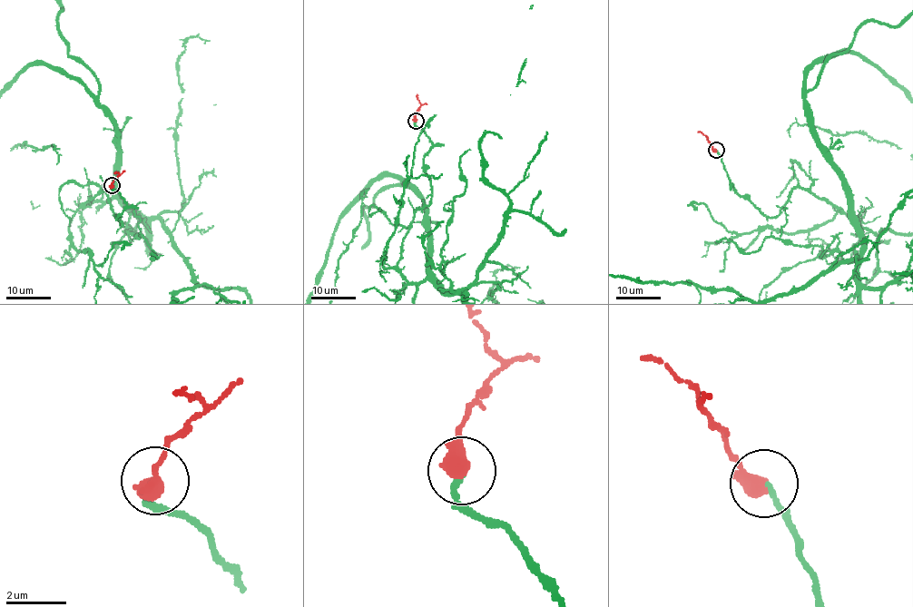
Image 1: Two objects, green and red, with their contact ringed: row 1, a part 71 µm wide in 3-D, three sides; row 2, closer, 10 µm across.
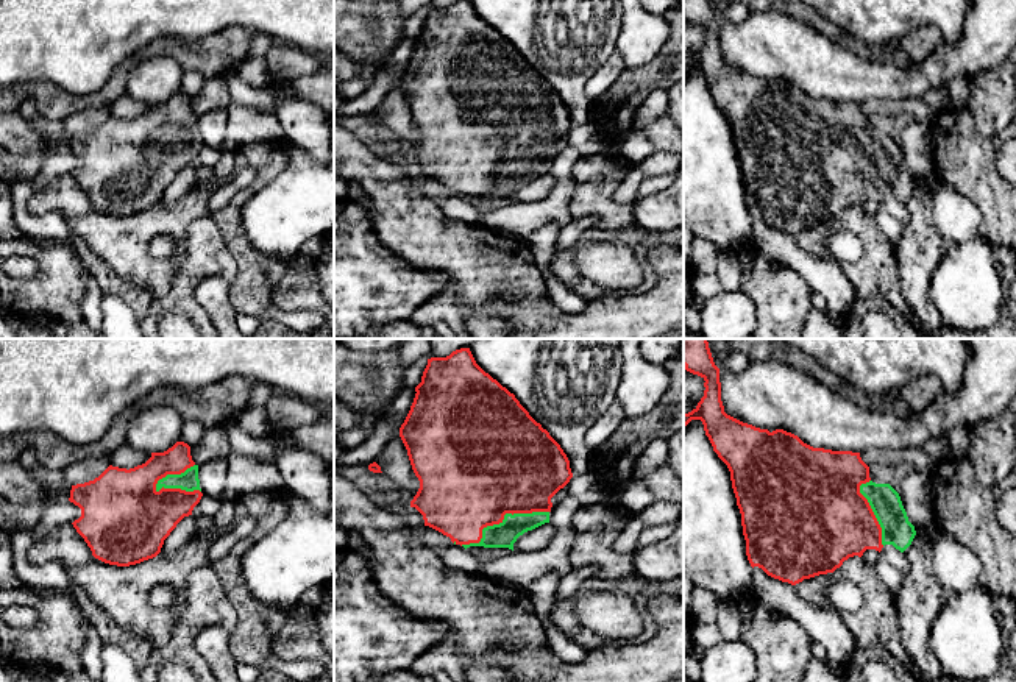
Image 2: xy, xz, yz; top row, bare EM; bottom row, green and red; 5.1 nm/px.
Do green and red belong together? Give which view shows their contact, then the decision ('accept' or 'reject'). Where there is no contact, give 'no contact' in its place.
contact in xz; accept

